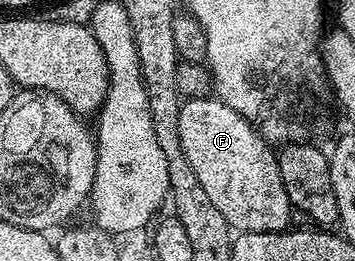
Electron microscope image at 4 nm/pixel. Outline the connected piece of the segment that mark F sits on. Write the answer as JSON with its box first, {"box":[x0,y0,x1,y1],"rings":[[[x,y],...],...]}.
{"box":[180,98,293,233],"rings":[[[218,98],[205,100],[183,100],[180,106],[181,150],[189,160],[189,166],[197,174],[202,188],[209,194],[210,201],[217,206],[236,233],[240,232],[286,232],[293,217],[289,194],[285,194],[285,182],[281,182],[278,155],[237,110],[225,106]]]}

